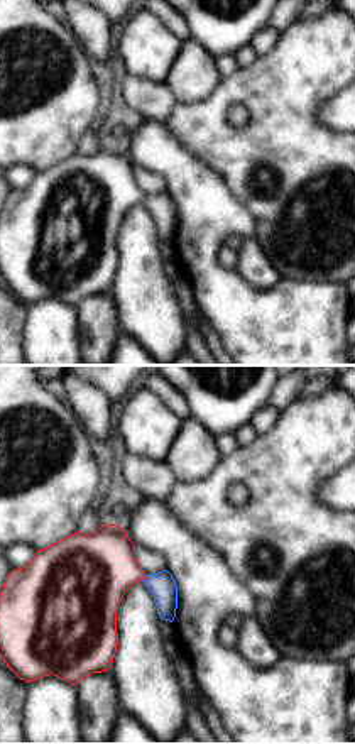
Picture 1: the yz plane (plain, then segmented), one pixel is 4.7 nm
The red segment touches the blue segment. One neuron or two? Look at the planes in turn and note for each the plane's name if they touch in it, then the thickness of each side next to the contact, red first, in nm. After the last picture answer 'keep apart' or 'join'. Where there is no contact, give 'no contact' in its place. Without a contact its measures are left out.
contact in yz; calibres 380 and 130 nm

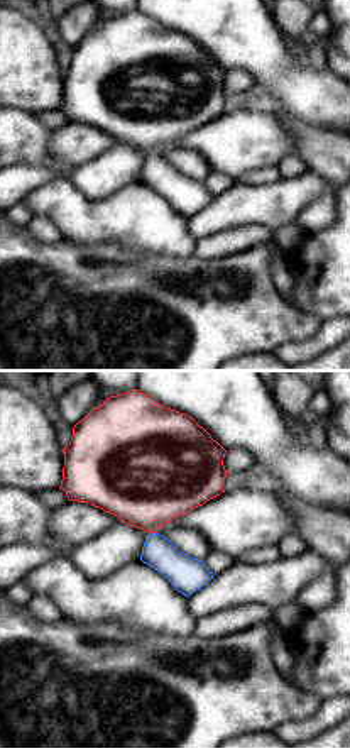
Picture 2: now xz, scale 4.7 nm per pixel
contact in xz; calibres 440 and 160 nm

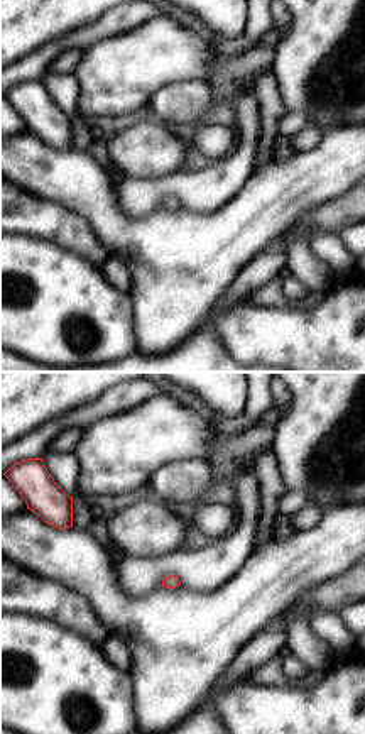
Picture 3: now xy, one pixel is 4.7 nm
no contact

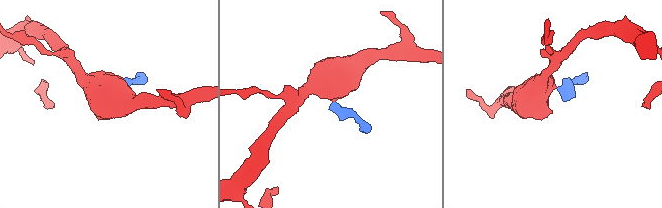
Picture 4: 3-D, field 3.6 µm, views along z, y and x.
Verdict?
join

